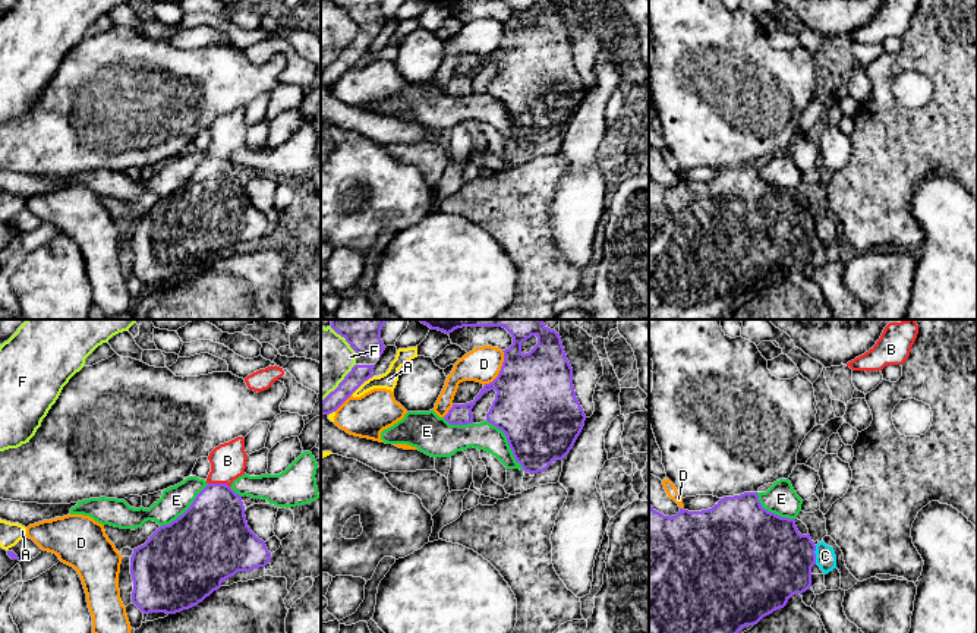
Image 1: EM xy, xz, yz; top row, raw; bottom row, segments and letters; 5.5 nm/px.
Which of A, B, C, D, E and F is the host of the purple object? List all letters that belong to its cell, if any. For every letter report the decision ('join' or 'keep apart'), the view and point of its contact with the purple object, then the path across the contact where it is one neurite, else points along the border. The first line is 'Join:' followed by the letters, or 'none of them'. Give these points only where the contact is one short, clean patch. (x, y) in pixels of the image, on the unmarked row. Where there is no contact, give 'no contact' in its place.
Join: B
A: keep apart | xz (361, 56)
B: join | xy (218, 156) | across xy (214, 201), (218, 156), (227, 132)
C: keep apart | yz (815, 226)
D: keep apart | xz (501, 41)
E: keep apart | xz (509, 115)
F: keep apart | xz (340, 54)

